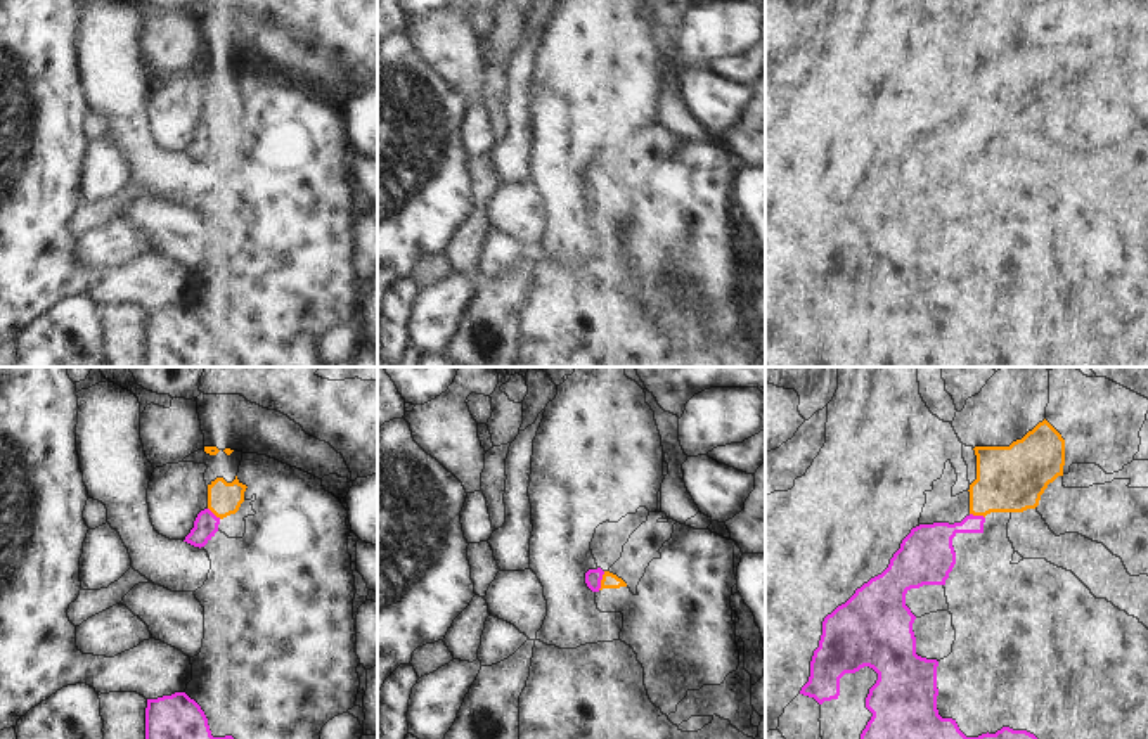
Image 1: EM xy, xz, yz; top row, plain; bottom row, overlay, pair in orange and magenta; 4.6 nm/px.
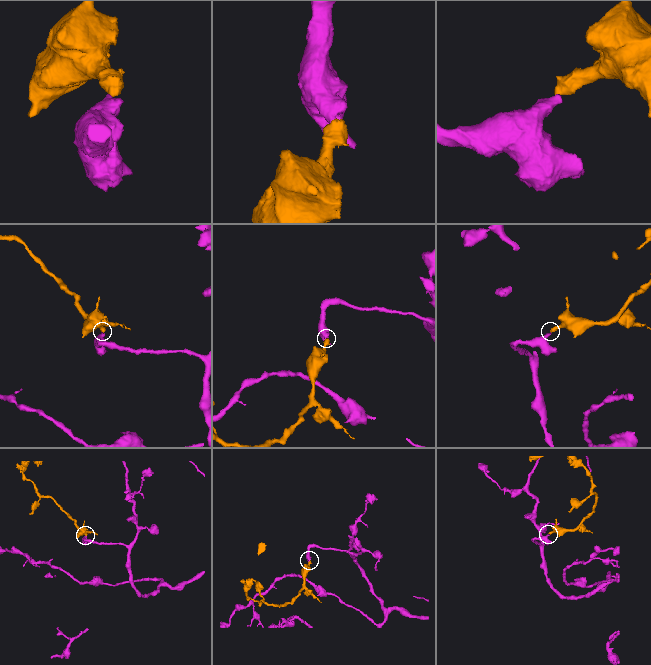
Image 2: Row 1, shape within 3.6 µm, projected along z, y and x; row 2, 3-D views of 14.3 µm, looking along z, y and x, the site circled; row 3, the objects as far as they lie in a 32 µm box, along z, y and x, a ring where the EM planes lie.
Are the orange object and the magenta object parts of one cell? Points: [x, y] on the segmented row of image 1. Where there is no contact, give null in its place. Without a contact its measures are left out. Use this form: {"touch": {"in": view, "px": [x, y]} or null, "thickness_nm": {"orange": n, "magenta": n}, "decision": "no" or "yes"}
{"touch": {"in": "xz", "px": [601, 580]}, "thickness_nm": {"orange": 70, "magenta": 80}, "decision": "yes"}

